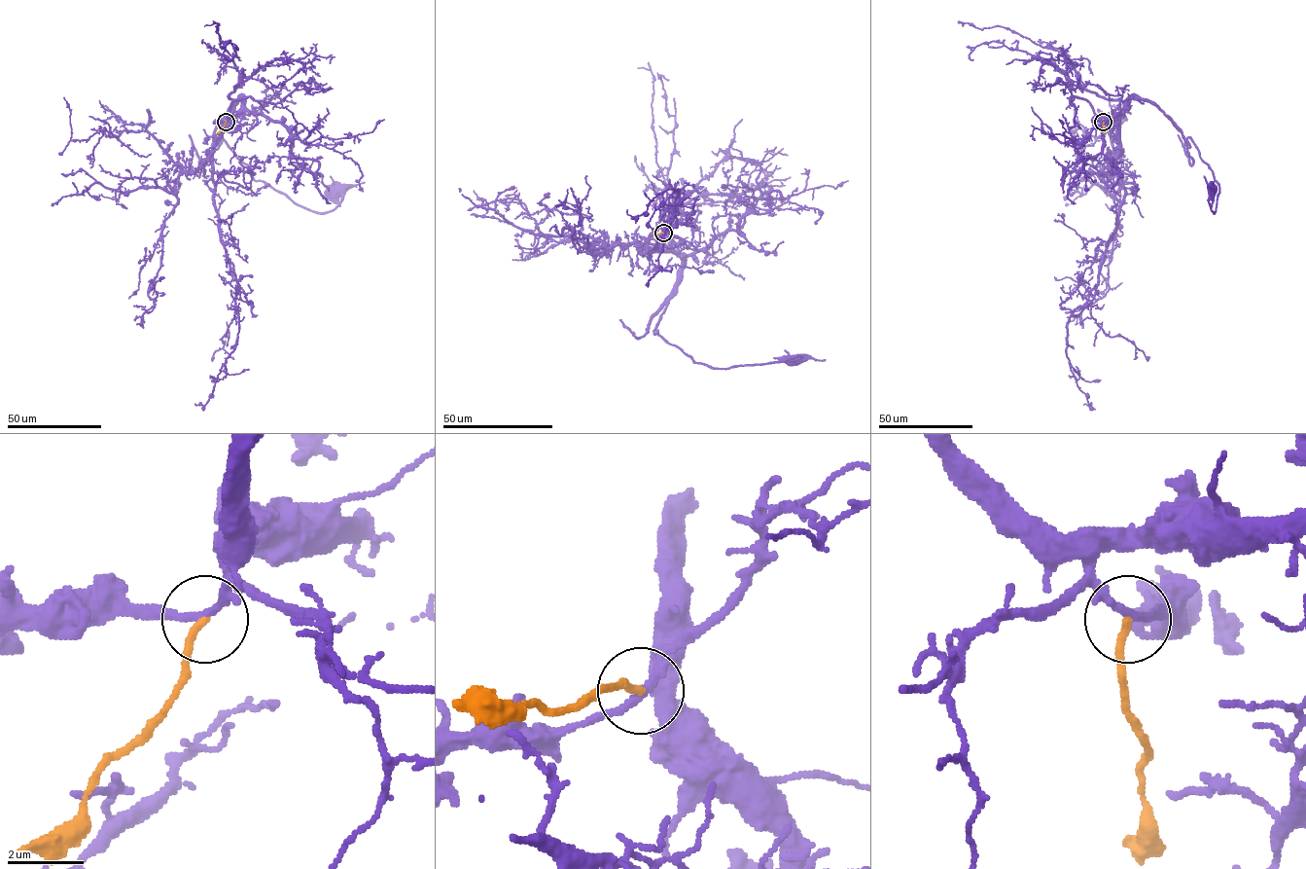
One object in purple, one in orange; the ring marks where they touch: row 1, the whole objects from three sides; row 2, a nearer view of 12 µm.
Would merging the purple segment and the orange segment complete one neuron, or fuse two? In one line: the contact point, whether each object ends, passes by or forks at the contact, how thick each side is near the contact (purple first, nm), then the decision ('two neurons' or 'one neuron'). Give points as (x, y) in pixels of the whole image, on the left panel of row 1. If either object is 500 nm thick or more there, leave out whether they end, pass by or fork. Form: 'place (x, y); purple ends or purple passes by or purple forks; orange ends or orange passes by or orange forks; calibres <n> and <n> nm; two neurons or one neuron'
place (226, 122); purple passes by; orange ends; calibres 200 and 180 nm; two neurons

